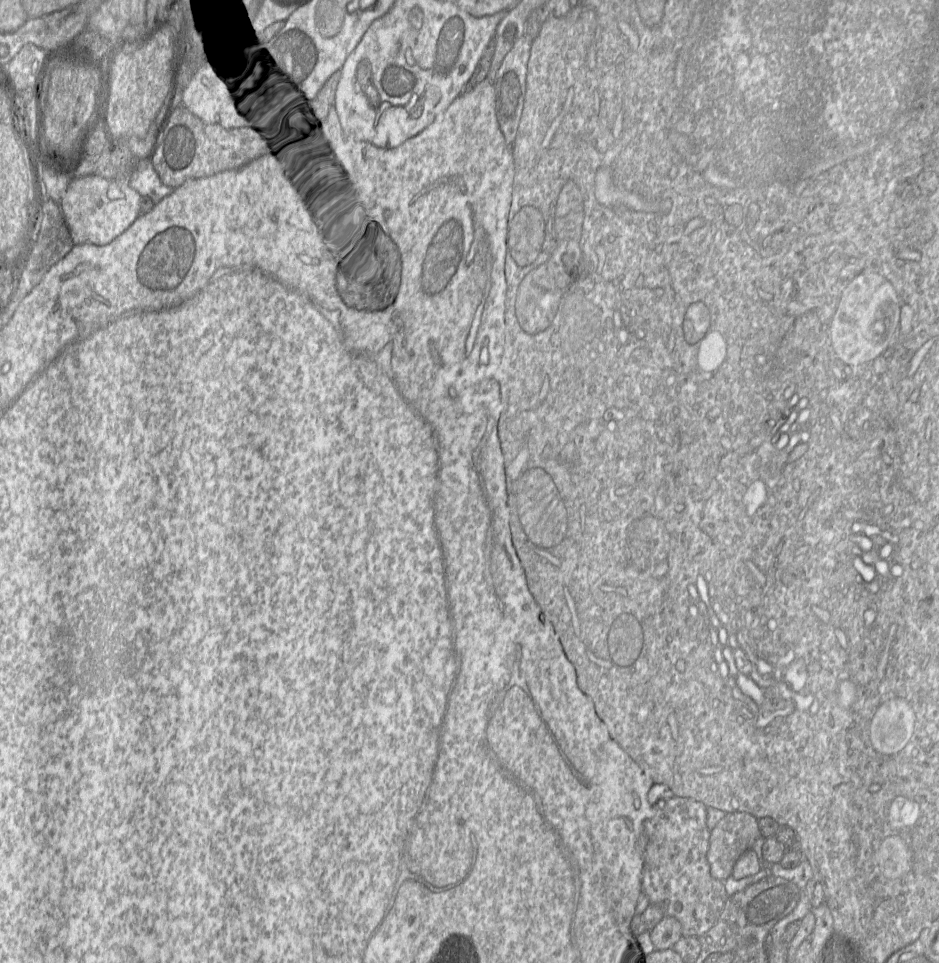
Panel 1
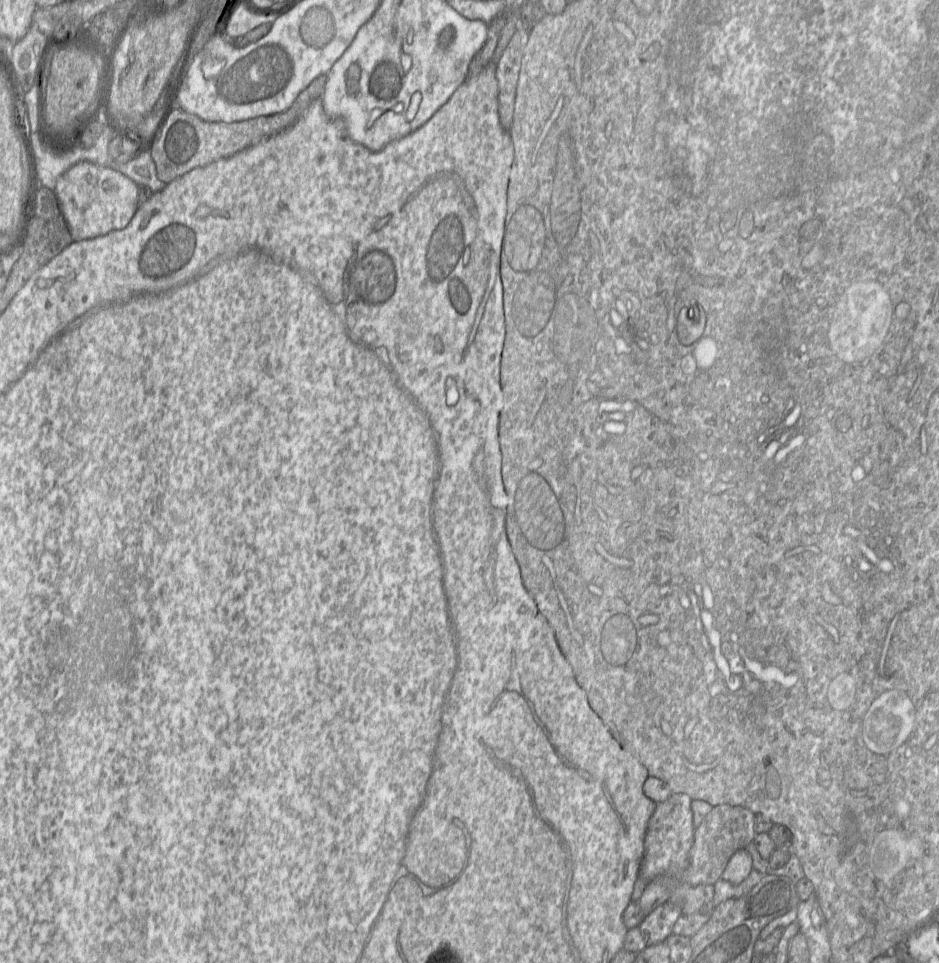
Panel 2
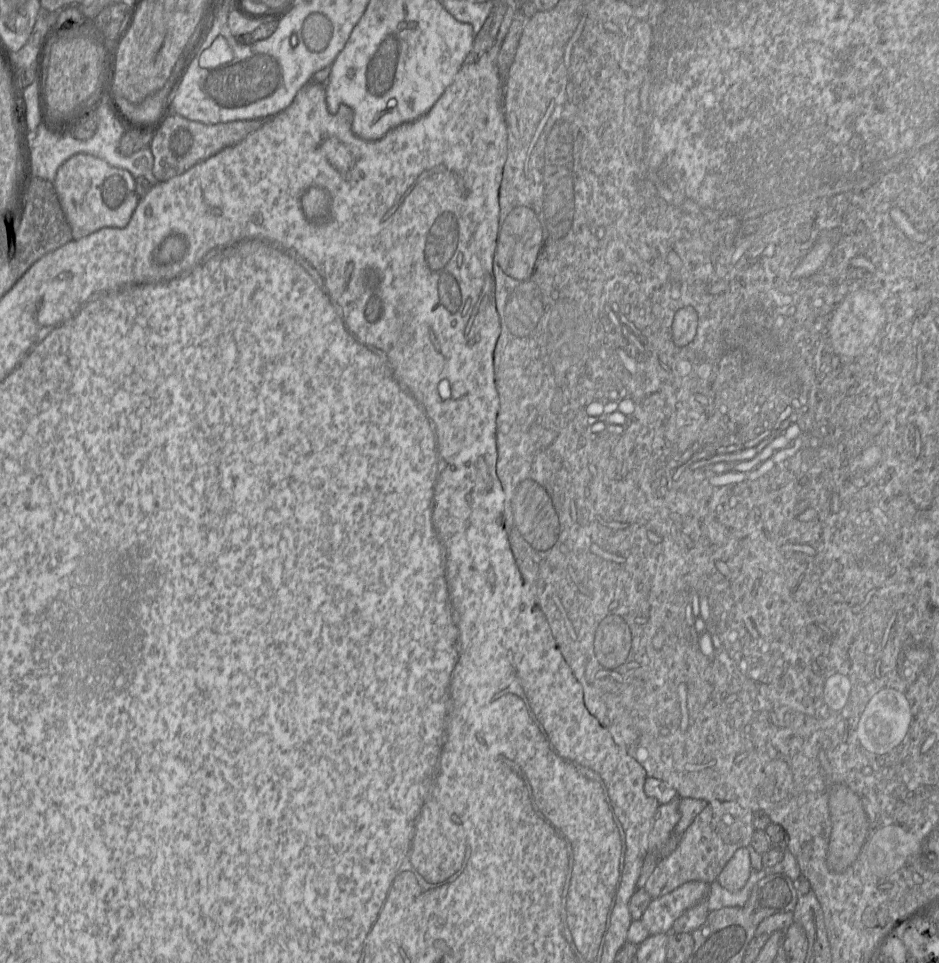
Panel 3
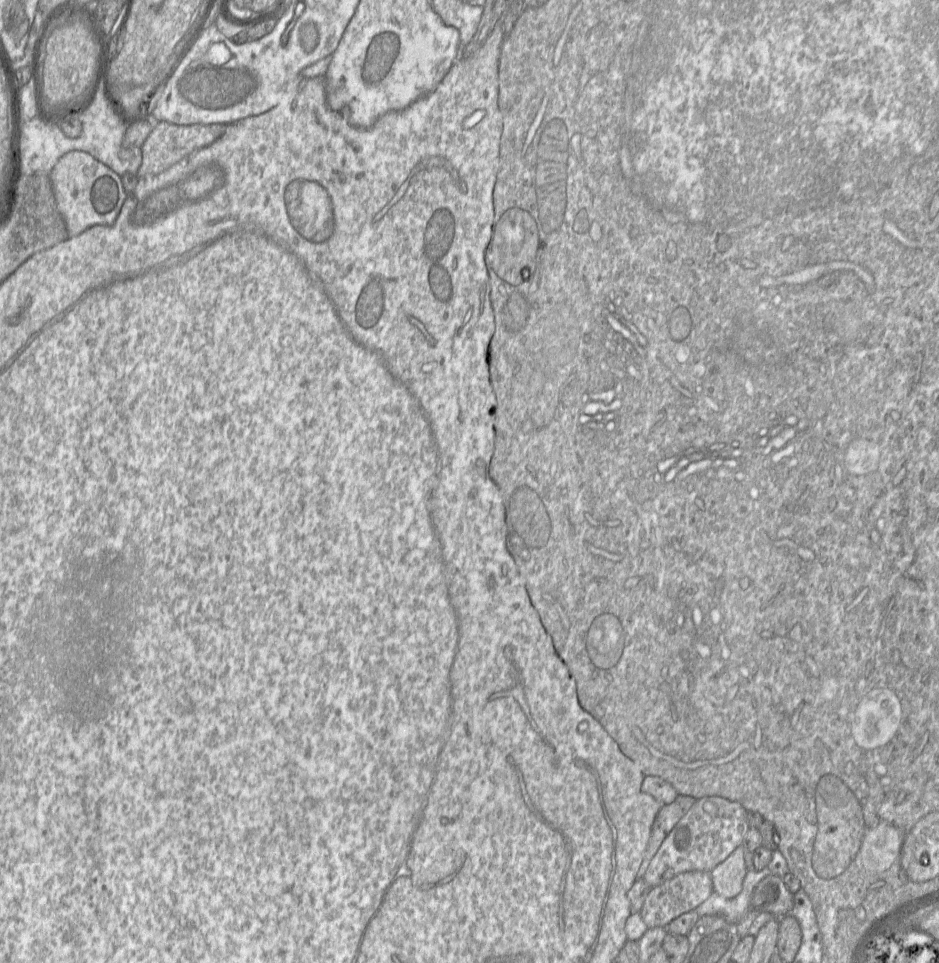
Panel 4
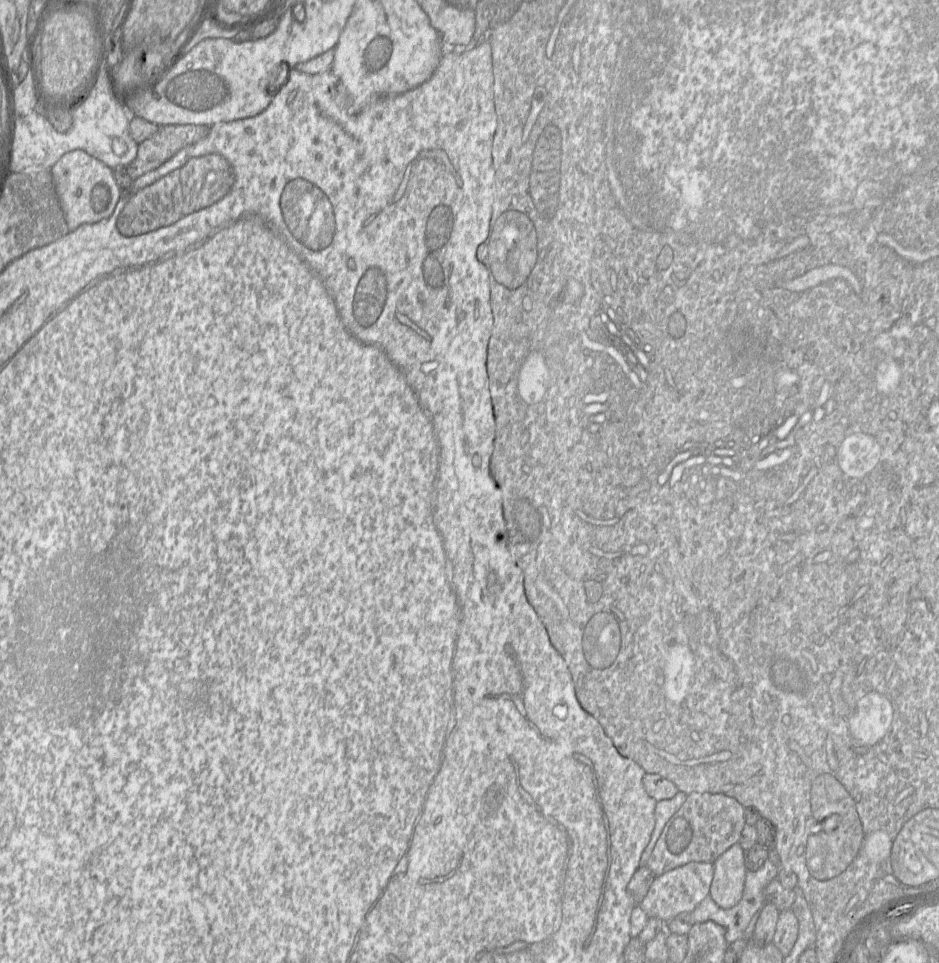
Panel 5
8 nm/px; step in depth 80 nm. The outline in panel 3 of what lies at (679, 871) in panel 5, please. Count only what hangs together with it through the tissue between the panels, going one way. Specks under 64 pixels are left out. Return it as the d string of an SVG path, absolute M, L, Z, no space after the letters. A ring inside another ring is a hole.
M689 881L668 894L652 899L641 921L650 935L670 933L673 923L686 910L707 898L710 884Z

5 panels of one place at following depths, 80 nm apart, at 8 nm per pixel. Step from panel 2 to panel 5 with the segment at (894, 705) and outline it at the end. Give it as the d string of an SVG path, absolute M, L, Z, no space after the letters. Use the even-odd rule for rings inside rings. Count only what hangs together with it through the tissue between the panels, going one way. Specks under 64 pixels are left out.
M872 692L858 702L849 720L849 730L862 744L874 745L886 735L892 720L893 706L890 699Z

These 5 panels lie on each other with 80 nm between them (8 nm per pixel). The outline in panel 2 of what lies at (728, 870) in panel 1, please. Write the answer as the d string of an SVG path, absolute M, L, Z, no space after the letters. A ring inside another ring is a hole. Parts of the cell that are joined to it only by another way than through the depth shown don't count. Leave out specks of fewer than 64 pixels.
M721 804L714 806L695 829L690 850L690 864L681 876L681 882L691 886L714 885L720 878L735 852L746 848L756 836L755 814L742 806Z

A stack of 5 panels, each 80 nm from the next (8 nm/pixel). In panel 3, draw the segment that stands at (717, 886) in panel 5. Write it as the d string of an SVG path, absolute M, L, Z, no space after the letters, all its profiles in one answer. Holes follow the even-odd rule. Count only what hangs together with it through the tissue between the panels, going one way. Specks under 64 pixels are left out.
M748 847L739 848L725 865L716 881L730 892L744 887L752 871Z

